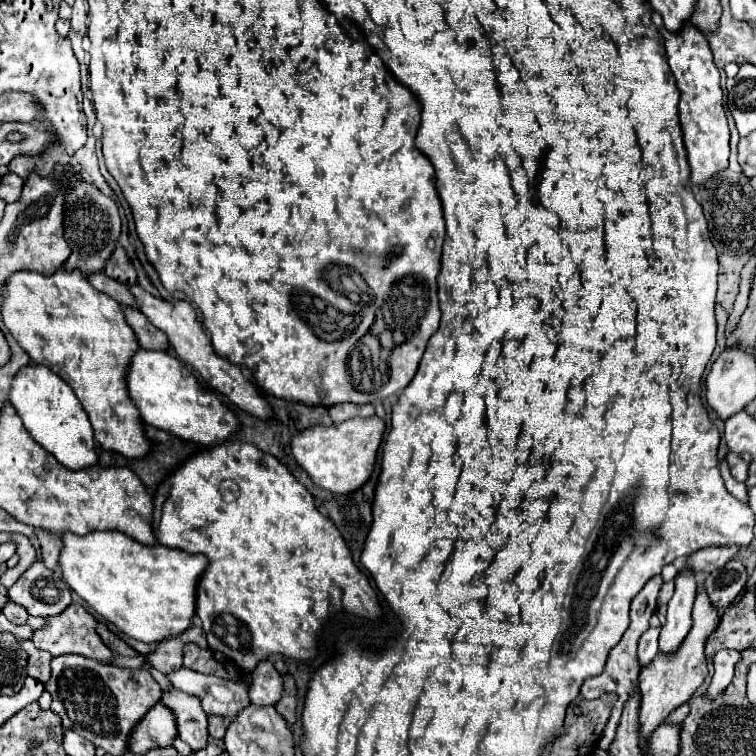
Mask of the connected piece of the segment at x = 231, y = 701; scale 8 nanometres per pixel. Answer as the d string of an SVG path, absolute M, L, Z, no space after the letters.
M180 668L178 672L168 674L168 678L176 690L196 696L208 716L236 718L238 712L250 704L244 682L230 682L218 676L192 672L188 668Z

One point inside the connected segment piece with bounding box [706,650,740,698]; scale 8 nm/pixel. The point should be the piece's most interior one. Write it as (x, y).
(725, 661)

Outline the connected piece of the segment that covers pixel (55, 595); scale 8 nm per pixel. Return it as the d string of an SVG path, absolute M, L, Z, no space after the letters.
M40 560L26 570L12 588L8 588L8 598L14 604L26 608L30 616L58 616L72 604L70 588L66 582L56 580L56 574L48 570Z

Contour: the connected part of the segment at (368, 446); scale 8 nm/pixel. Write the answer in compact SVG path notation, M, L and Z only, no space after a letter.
M352 418L336 426L312 426L292 438L292 454L308 472L314 484L332 492L346 494L362 488L374 472L376 454L382 444L386 424L382 418Z

